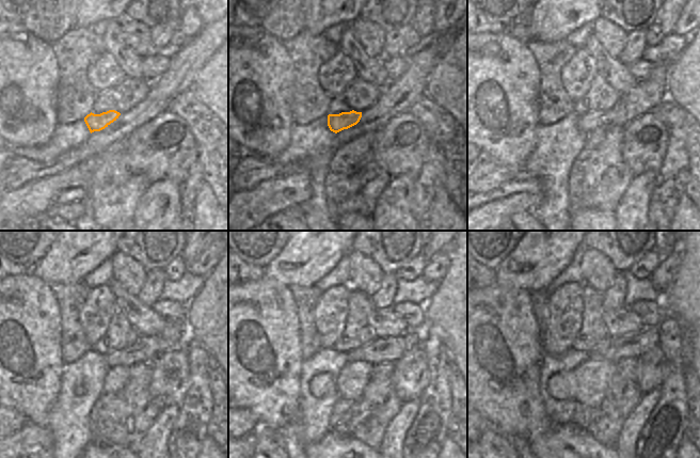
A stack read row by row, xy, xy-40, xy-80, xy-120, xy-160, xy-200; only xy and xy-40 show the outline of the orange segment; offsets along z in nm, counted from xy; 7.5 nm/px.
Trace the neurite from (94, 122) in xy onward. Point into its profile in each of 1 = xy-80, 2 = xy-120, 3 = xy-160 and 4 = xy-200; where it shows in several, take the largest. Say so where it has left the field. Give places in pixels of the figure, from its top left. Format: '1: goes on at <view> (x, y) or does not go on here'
1: goes on at xy-80 (589, 121)
2: goes on at xy-120 (146, 348)
3: goes on at xy-160 (391, 348)
4: goes on at xy-200 (614, 349)

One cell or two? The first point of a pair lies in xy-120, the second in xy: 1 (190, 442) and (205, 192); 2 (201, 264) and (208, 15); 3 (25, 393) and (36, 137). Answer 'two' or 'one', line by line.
1: two
2: one
3: one

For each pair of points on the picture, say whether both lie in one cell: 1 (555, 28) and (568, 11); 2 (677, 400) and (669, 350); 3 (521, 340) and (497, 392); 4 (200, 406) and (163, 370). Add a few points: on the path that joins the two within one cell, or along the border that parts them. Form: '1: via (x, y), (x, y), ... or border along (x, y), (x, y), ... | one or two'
1: via (555, 24), (563, 15) | one
2: via (675, 388), (674, 363) | one
3: via (506, 345), (490, 361), (490, 377) | one
4: border along (189, 367), (190, 385), (179, 406) | two

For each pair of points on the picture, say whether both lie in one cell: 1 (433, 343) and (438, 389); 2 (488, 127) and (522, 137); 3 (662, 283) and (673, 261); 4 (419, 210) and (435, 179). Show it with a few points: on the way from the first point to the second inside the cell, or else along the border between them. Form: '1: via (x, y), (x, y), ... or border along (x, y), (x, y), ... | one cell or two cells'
1: via (436, 354), (438, 377) | one cell
2: via (496, 127), (509, 137), (513, 137) | one cell
3: via (663, 278), (670, 266) | one cell
4: via (420, 203), (424, 191), (428, 187) | one cell

